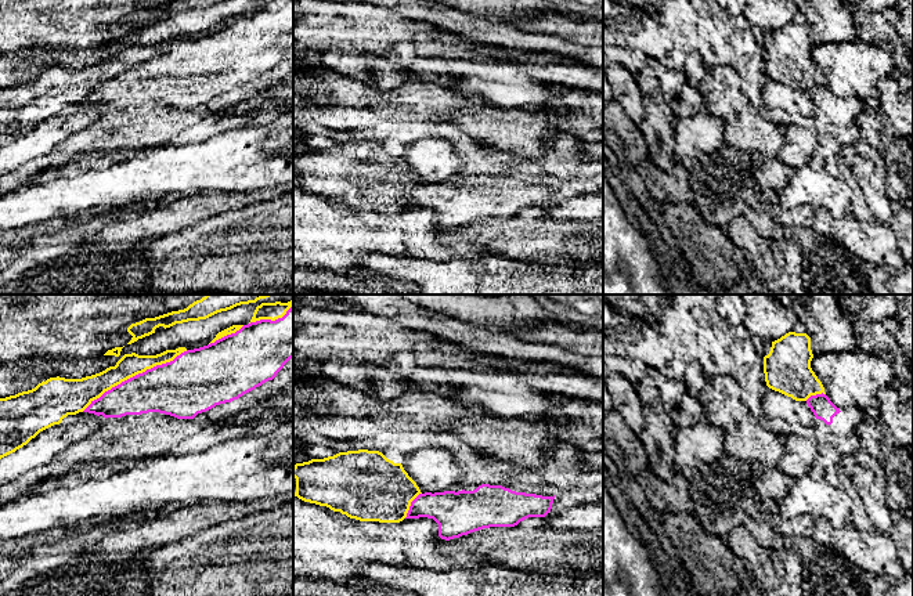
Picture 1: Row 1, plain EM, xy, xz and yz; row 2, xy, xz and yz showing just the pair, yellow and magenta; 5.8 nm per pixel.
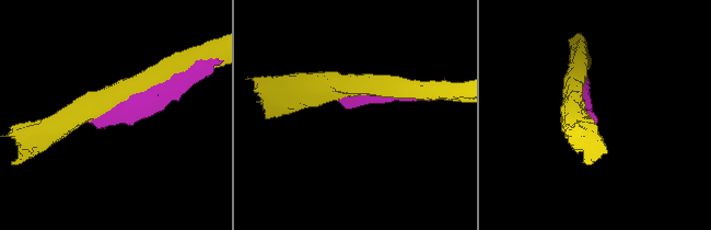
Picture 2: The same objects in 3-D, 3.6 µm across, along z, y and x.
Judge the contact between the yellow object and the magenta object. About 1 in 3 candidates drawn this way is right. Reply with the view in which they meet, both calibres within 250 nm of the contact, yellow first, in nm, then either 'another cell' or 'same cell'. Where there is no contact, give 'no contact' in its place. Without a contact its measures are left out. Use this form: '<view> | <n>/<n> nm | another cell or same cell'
xy | 140/320 nm | another cell

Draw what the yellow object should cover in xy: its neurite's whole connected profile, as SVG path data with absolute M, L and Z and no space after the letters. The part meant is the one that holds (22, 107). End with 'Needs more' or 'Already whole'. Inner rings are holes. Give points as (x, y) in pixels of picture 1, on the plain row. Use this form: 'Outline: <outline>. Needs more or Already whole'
Outline: M185 37L166 40L156 46L124 44L115 57L82 69L50 68L35 79L0 89L0 149L26 136L40 122L59 115L68 105L83 102L94 90L122 72L156 55L173 51Z. Already whole

